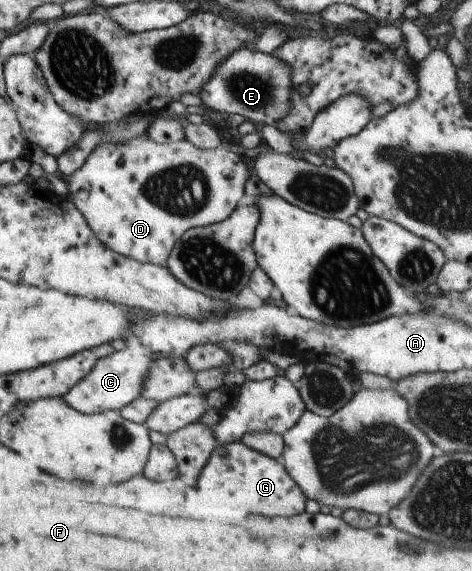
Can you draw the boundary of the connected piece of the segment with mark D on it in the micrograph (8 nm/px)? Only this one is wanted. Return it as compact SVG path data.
M134 138L128 142L100 142L96 144L92 151L84 158L82 165L73 173L70 174L67 181L65 181L68 197L74 204L74 207L82 214L84 221L88 224L90 231L94 237L107 248L119 253L120 255L135 259L139 262L150 262L153 264L165 267L165 261L169 254L173 243L186 231L188 228L196 226L209 226L210 224L226 219L231 211L234 211L242 201L244 201L244 183L254 173L240 156L223 148L222 145L211 150L201 150L188 143L185 139L179 142L172 142L167 144L157 144L146 138Z

